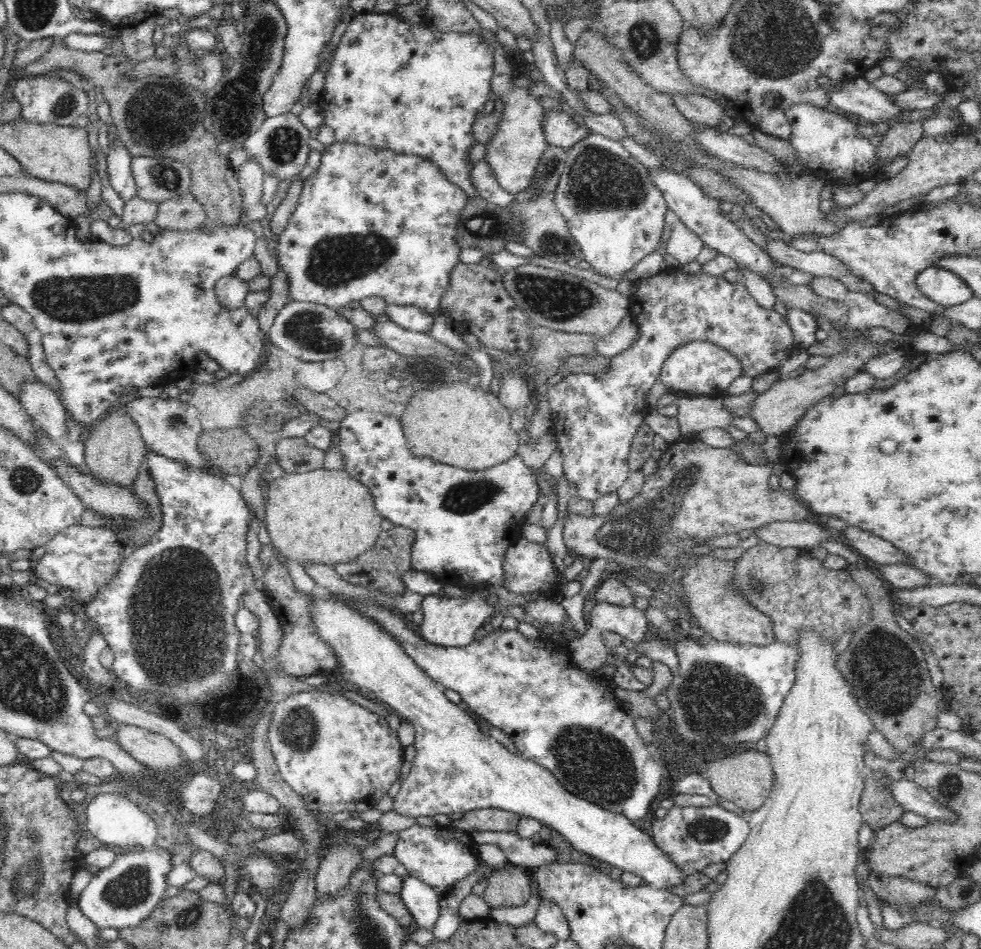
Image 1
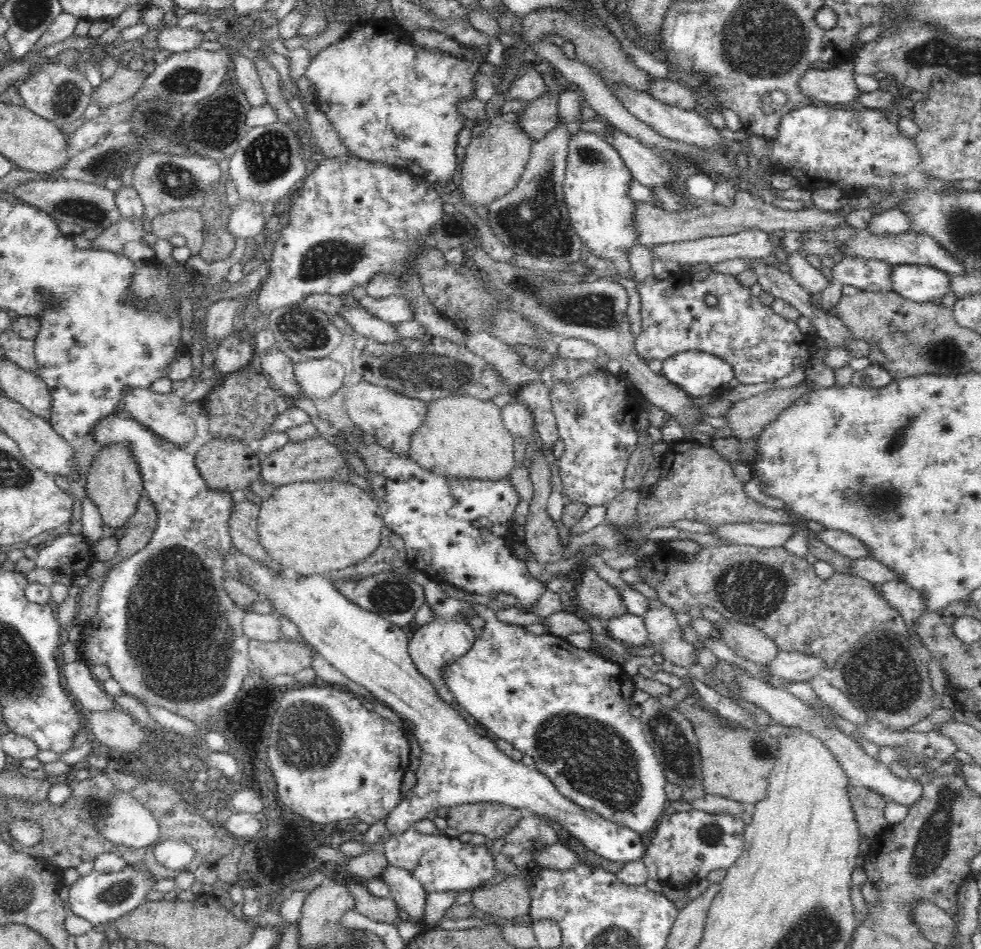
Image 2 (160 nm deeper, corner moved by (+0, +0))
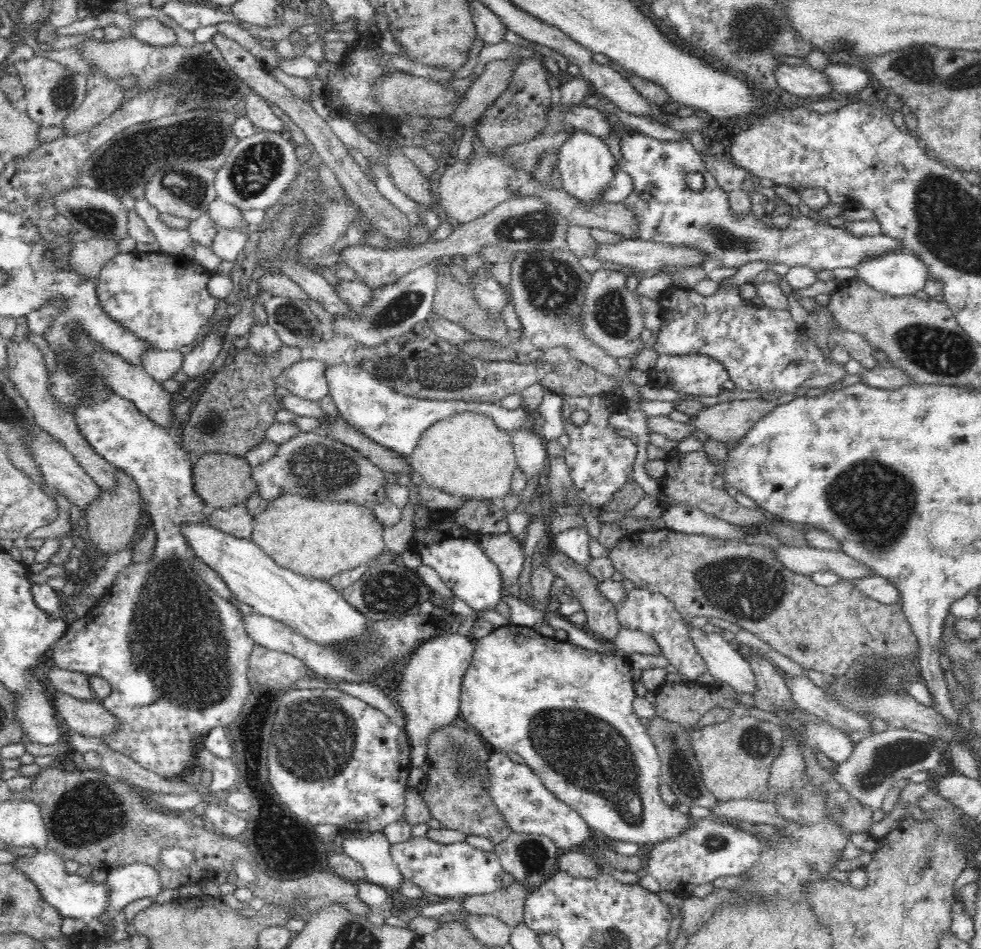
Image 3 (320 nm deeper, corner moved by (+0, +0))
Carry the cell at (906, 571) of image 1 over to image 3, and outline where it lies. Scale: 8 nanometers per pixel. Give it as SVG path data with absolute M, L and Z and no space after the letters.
M782 545L770 547L776 559L788 570L808 576L818 571L830 571L846 581L870 576L868 567L856 562L840 550L824 550L805 546Z

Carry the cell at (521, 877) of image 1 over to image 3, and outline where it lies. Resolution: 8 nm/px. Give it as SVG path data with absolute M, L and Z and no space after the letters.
M515 882L487 895L467 896L460 900L461 909L475 915L490 915L510 928L523 923L524 904L529 895L524 885Z

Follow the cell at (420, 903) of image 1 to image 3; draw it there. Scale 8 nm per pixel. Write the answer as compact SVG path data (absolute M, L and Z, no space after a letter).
M382 830L360 839L355 833L341 831L341 848L364 868L365 880L381 887L403 890L407 887L391 857L391 846Z

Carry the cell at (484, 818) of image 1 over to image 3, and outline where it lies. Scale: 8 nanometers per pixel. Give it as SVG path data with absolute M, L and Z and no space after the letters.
M455 725L438 729L430 740L428 767L425 768L424 776L426 790L420 794L430 810L431 818L439 820L442 827L464 834L485 836L496 846L511 835L511 830L483 786L483 780L487 779L490 755L490 747L475 729L462 729Z

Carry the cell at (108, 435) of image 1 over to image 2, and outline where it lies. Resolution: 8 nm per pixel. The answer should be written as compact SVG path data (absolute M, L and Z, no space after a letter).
M120 442L118 445L102 446L101 454L91 464L86 479L85 490L88 499L98 507L102 525L114 531L117 536L125 528L125 524L136 512L143 491L143 480L139 464L132 456L130 442Z

